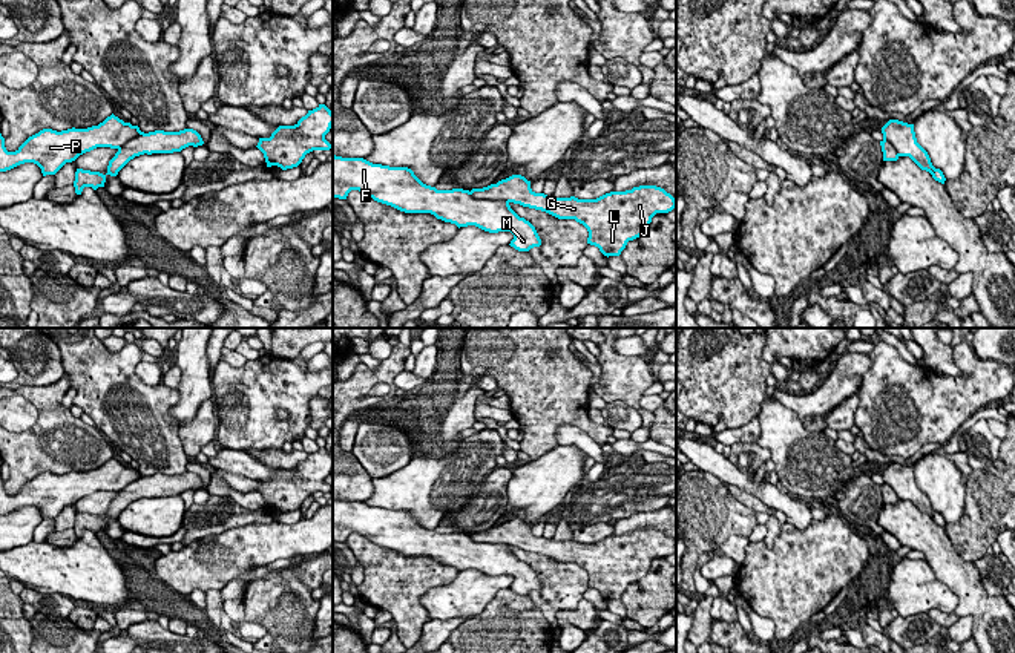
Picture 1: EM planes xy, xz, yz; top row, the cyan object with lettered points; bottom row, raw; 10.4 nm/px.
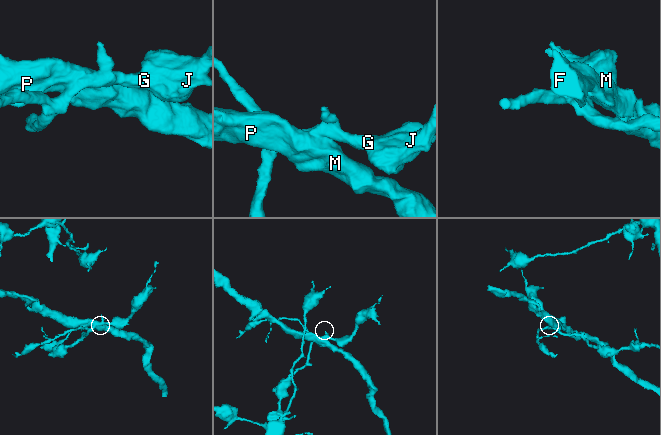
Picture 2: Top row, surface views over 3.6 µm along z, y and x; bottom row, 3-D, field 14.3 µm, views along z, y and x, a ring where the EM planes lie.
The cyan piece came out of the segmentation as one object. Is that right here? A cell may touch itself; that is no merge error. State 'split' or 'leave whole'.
split

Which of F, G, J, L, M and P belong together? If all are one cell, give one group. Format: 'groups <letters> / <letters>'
groups F M P / G J L

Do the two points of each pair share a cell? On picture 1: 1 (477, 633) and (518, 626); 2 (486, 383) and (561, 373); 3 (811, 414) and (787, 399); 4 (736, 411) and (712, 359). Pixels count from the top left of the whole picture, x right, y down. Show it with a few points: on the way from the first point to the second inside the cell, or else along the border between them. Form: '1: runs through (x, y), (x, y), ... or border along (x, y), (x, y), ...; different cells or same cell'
1: runs through (488, 633), (499, 633), (508, 626); same cell
2: border along (480, 376), (489, 376), (497, 387); different cells
3: runs through (805, 408), (793, 402); same cell
4: runs through (736, 399), (733, 388), (721, 371); same cell

